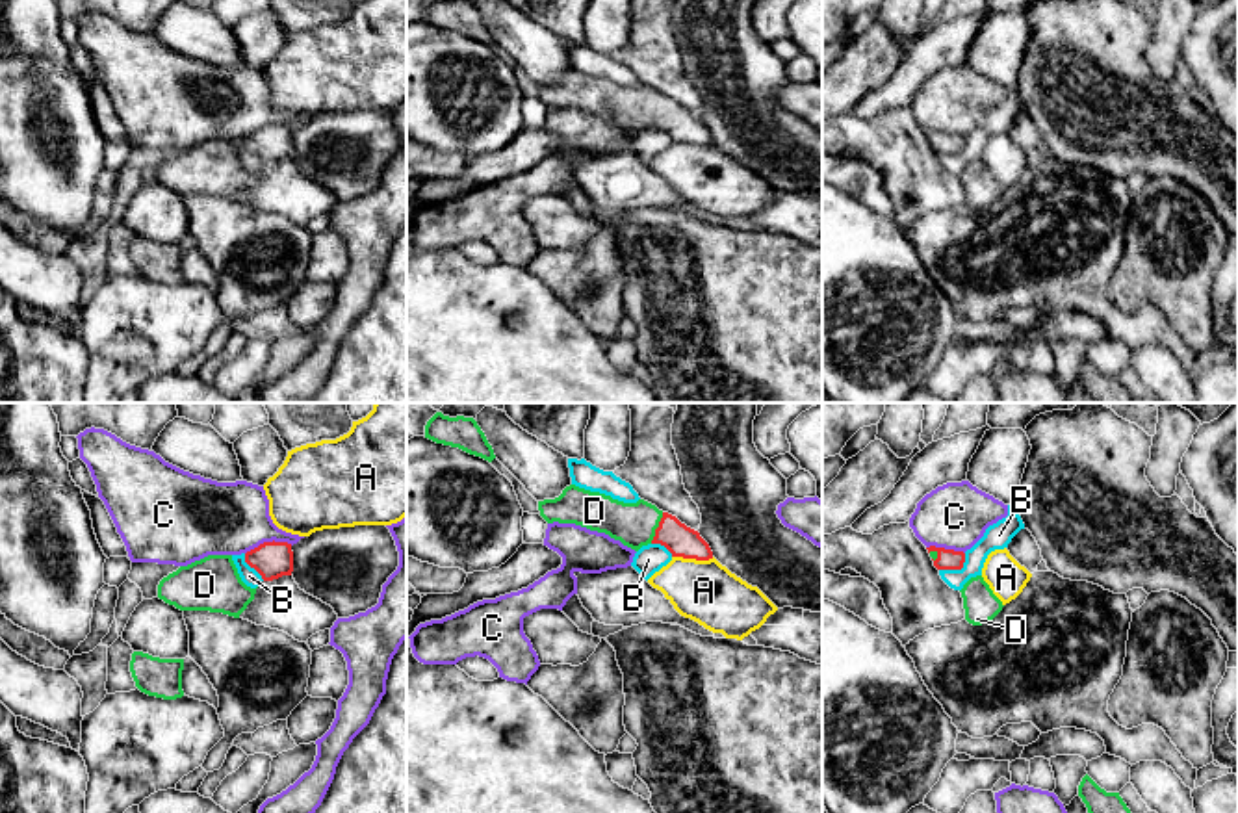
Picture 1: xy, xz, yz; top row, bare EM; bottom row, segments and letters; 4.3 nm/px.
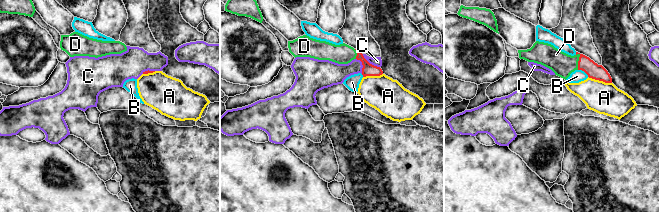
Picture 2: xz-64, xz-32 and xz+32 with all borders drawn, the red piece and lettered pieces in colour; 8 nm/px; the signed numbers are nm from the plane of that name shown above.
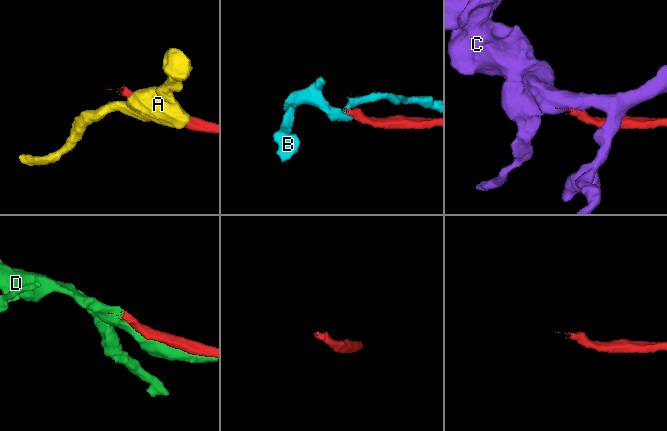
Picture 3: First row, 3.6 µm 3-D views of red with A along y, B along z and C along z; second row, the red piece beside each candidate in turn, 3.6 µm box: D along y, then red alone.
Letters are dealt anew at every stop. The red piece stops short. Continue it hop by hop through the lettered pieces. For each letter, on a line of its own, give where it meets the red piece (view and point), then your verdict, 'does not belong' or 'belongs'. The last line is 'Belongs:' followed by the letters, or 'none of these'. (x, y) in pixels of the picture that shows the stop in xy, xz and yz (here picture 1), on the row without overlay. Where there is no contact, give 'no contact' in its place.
A: xz (693, 141) | does not belong
B: yz (956, 153) | does not belong
C: xy (268, 127) | does not belong
D: xz (657, 112) | belongs
Belongs: D

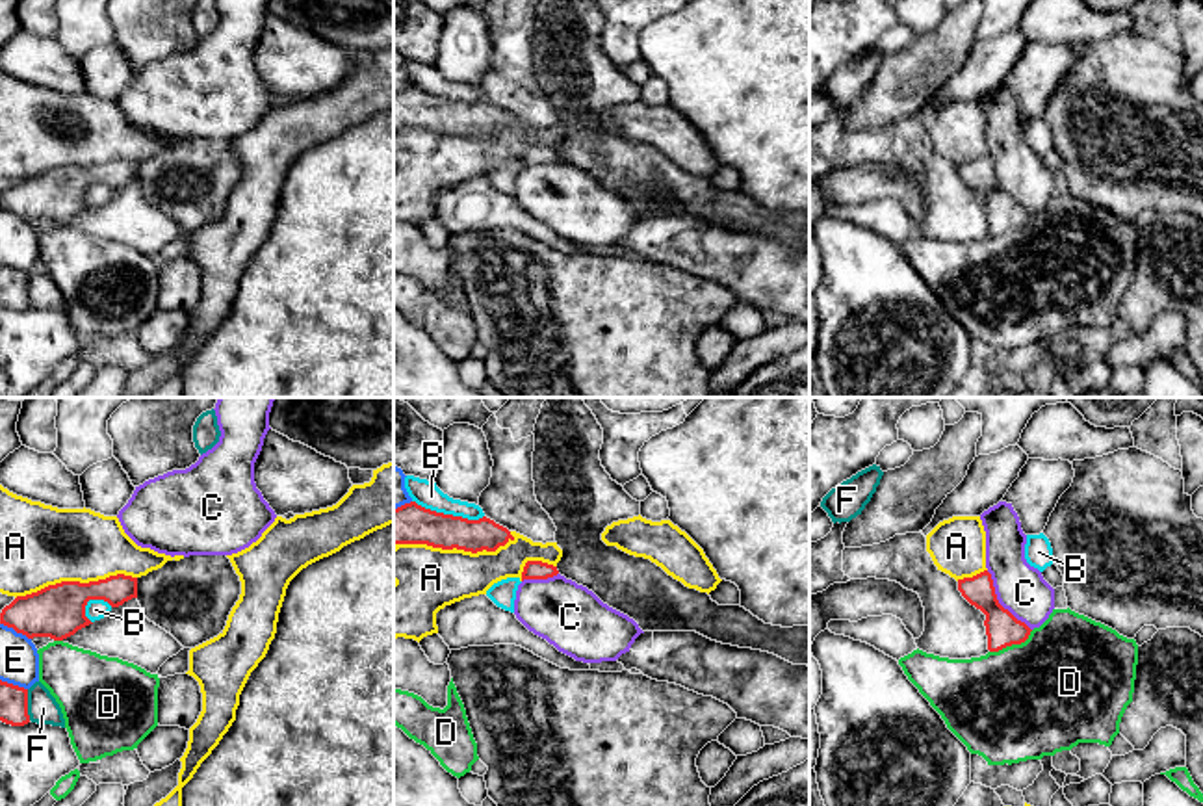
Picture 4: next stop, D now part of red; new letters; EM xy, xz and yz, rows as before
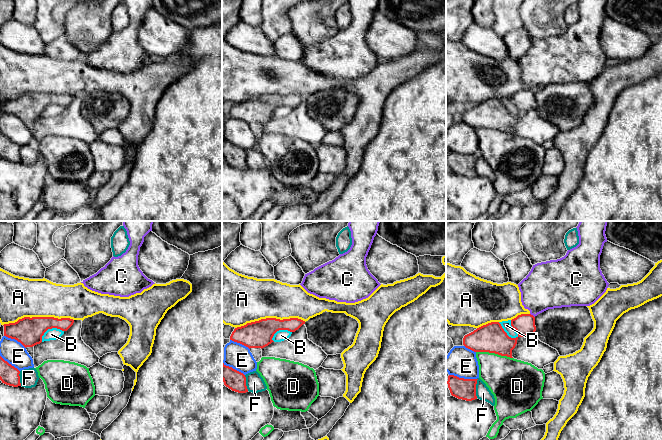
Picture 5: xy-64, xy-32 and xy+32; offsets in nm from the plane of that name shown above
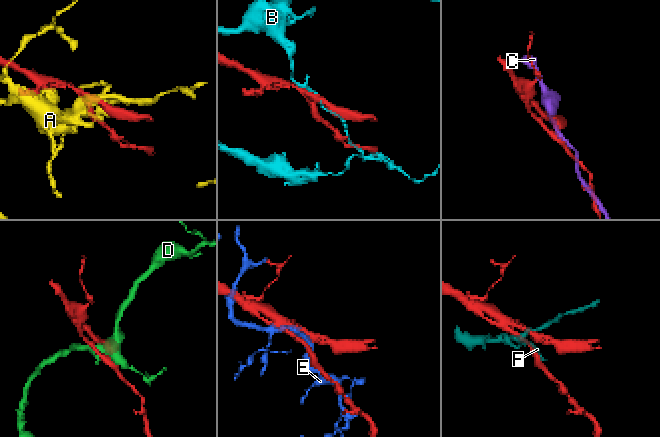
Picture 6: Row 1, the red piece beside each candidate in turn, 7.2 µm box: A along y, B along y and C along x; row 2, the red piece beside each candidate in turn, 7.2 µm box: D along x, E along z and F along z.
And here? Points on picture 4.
A: xz (455, 130) | does not belong
B: xz (448, 99) | does not belong
C: yz (997, 186) | does not belong
D: yz (1012, 227) | does not belong
E: xy (15, 214) | does not belong
F: xy (26, 288) | does not belong
Belongs: none of these

